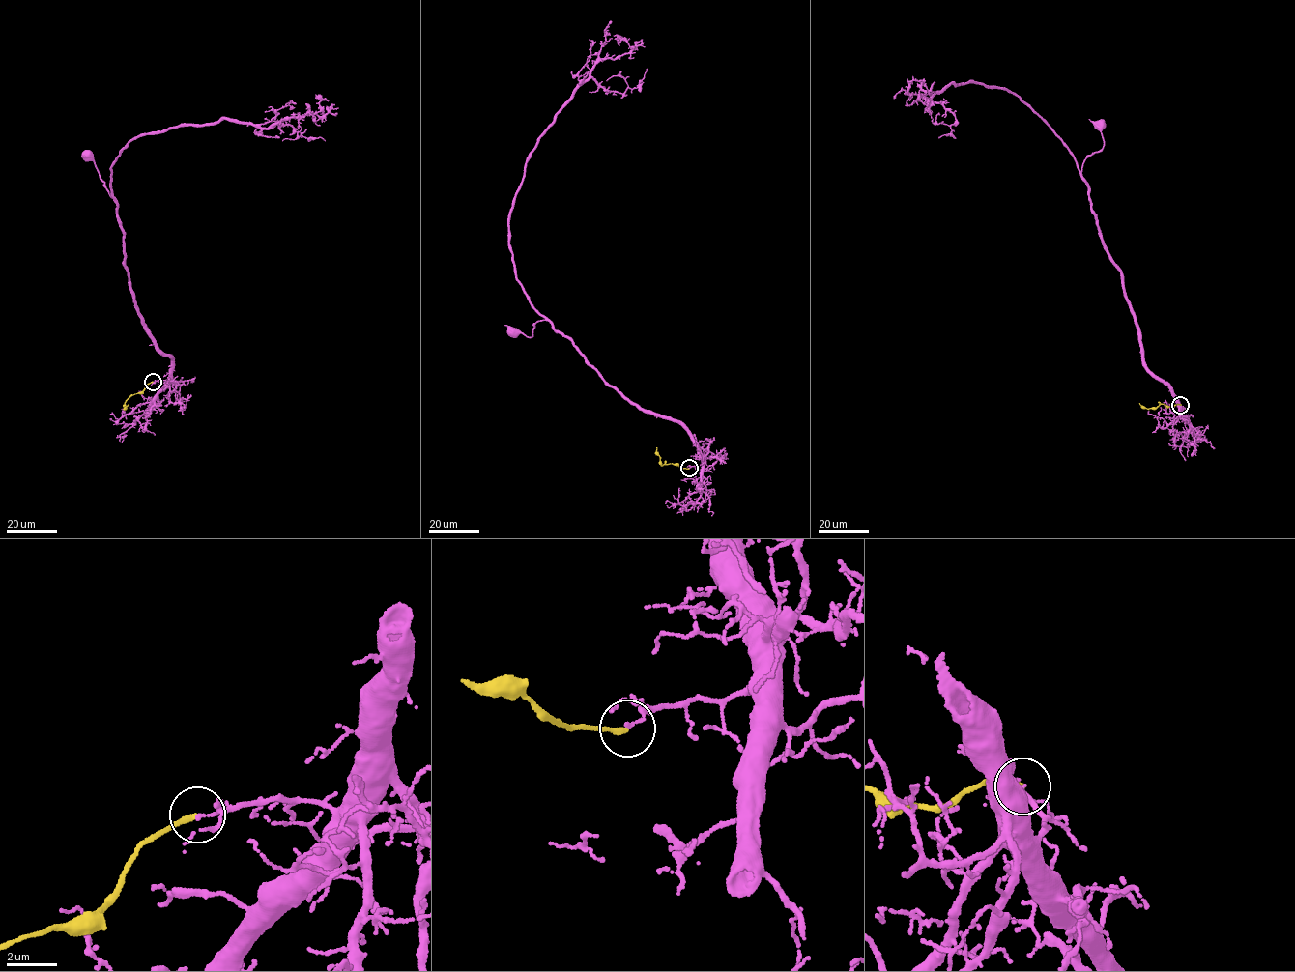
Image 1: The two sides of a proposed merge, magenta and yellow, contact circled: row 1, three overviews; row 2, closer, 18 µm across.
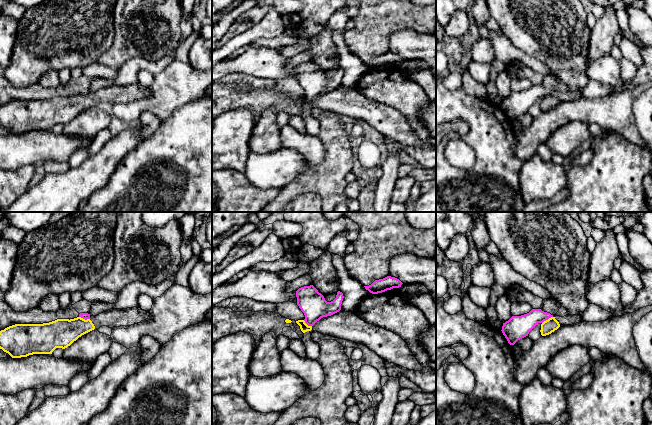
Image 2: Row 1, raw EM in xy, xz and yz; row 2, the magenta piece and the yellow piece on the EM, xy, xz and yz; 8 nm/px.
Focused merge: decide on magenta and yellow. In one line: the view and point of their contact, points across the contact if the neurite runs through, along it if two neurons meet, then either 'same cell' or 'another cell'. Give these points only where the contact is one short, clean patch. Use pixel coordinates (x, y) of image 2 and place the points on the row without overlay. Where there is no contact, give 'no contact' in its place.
meets magenta in yz at (547, 95); border along yz (552, 92), (542, 99); another cell

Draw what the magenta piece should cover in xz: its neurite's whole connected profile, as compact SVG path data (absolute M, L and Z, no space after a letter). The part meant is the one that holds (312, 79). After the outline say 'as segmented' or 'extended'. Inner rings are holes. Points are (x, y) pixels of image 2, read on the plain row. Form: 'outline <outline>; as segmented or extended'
outline M313 61L299 64L296 73L297 81L304 89L304 97L308 102L313 102L321 94L339 88L344 74L343 69L338 67L336 74L327 78Z; as segmented

